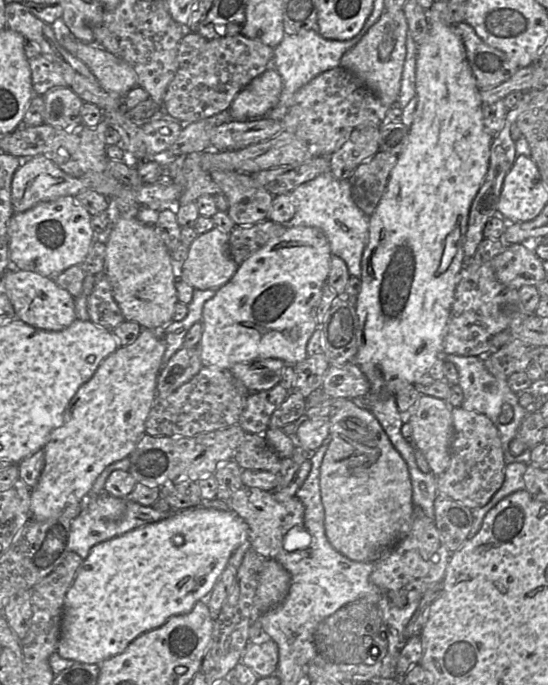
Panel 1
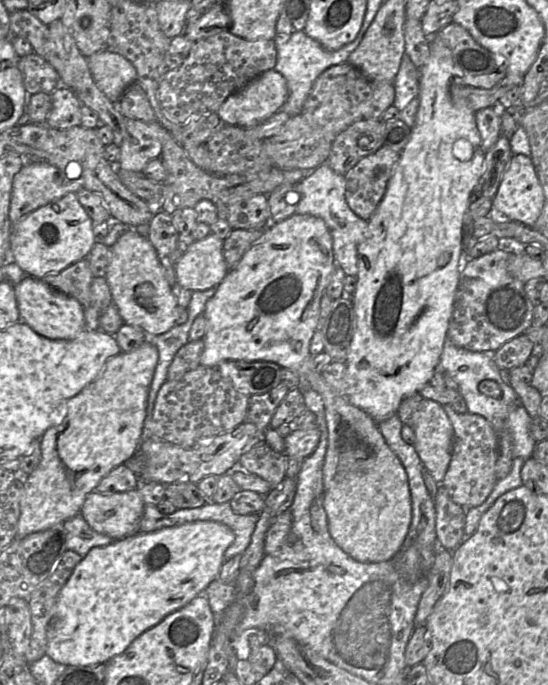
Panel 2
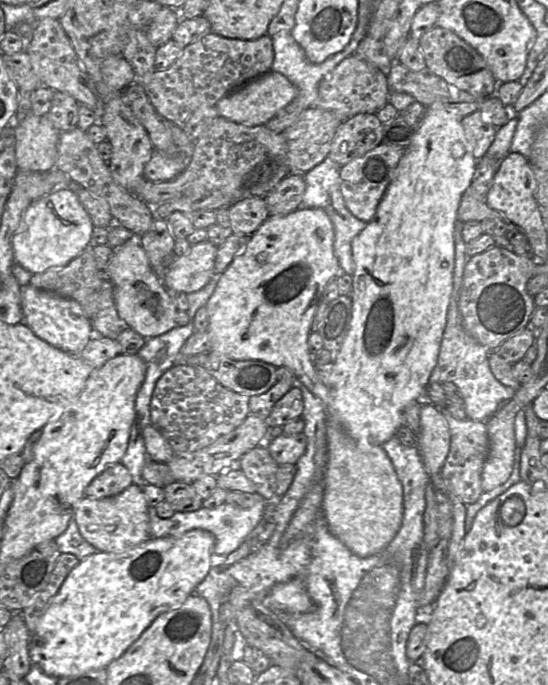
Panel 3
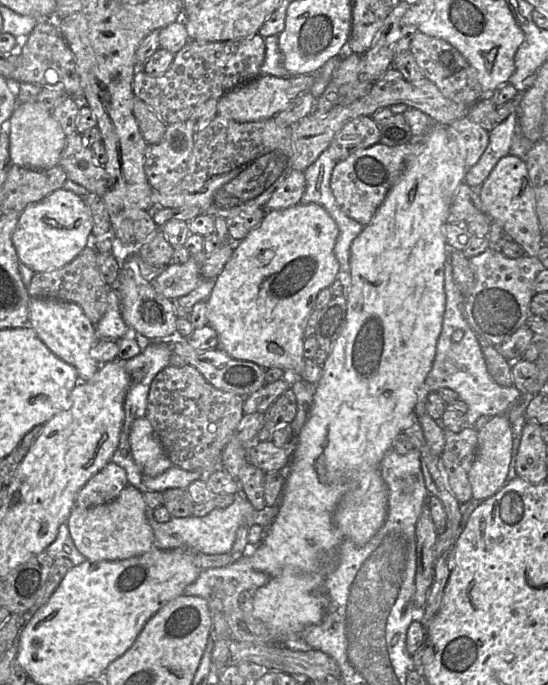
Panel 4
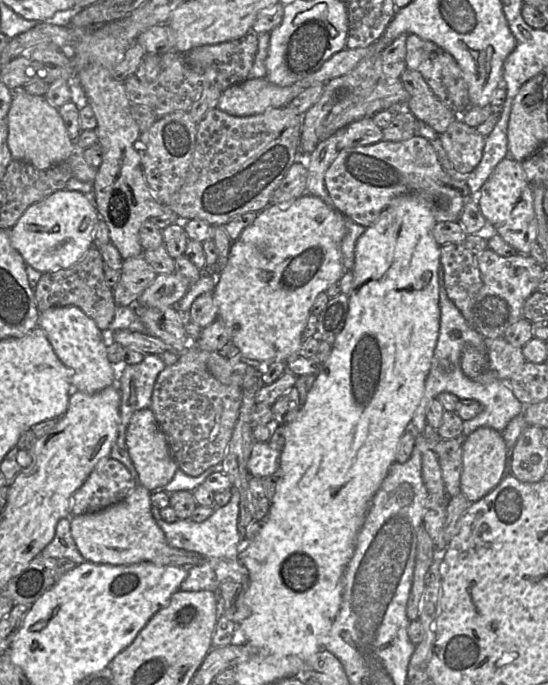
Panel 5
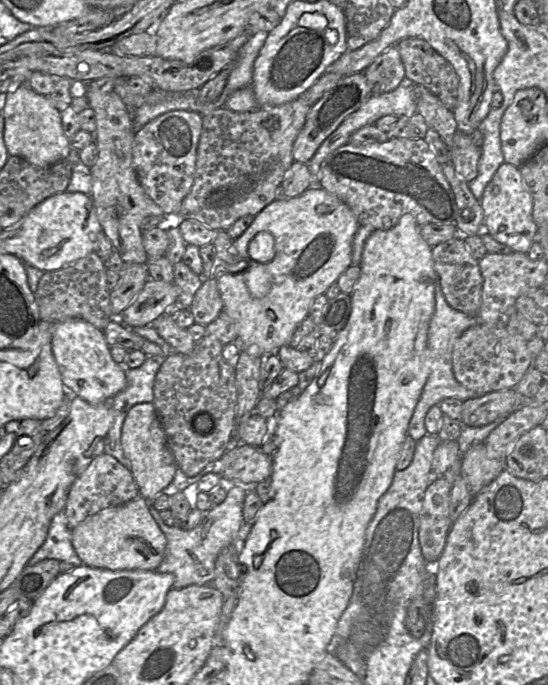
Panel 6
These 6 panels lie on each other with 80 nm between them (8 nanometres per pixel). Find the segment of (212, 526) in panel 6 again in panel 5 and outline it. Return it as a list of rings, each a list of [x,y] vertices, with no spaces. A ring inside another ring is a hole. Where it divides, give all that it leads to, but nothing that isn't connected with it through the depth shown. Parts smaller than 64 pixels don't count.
[[[231,489],[229,502],[217,509],[203,522],[192,522],[188,519],[177,520],[173,523],[156,522],[165,534],[167,543],[173,548],[197,552],[204,558],[200,565],[188,569],[187,577],[181,583],[181,591],[207,590],[216,593],[220,583],[231,573],[242,573],[244,567],[238,560],[237,555],[243,539],[238,532],[237,522],[239,516],[240,496],[237,490]]]

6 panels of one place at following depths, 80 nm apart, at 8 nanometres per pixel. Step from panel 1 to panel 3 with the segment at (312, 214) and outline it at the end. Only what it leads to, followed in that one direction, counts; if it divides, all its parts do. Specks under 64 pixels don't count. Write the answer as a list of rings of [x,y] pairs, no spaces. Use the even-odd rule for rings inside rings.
[[[328,156],[318,165],[306,172],[304,175],[305,191],[298,209],[321,208],[329,216],[334,227],[334,253],[337,257],[342,272],[353,275],[355,263],[352,256],[352,241],[367,226],[367,223],[356,218],[347,209],[340,190],[341,167]]]

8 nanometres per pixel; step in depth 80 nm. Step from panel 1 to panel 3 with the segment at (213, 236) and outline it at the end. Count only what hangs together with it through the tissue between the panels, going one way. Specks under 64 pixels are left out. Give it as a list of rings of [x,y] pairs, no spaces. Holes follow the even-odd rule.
[[[208,240],[192,245],[186,255],[170,265],[164,279],[166,290],[186,295],[201,290],[215,276],[217,251]]]

